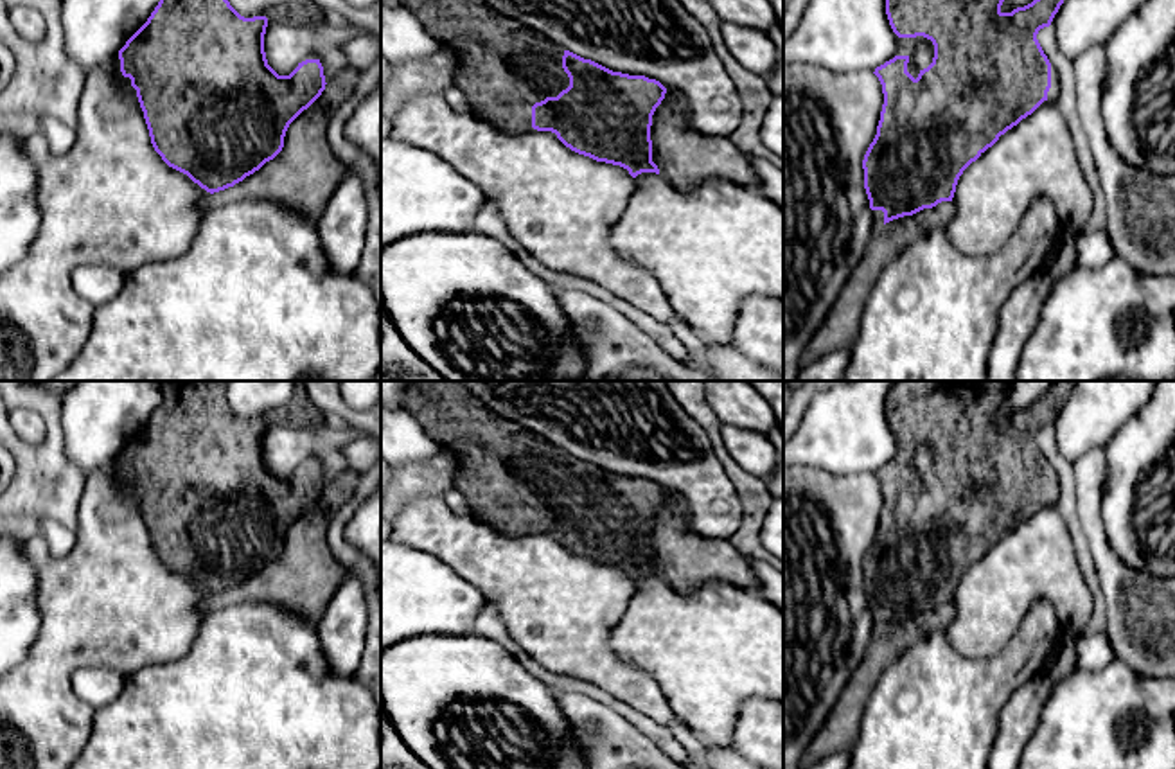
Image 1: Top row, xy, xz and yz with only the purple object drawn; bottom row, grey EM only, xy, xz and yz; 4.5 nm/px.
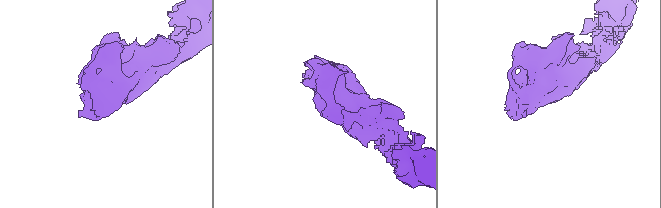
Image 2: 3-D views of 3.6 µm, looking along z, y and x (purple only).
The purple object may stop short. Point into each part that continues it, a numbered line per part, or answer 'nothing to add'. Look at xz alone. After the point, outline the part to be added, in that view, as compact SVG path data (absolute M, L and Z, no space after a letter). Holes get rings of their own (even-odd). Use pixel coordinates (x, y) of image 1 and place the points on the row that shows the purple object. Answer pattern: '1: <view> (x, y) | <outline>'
1: xz (503, 69) | M402 0L420 25L458 59L458 86L473 113L501 131L517 135L532 128L532 106L570 86L562 68L564 47L489 7L483 0Z

